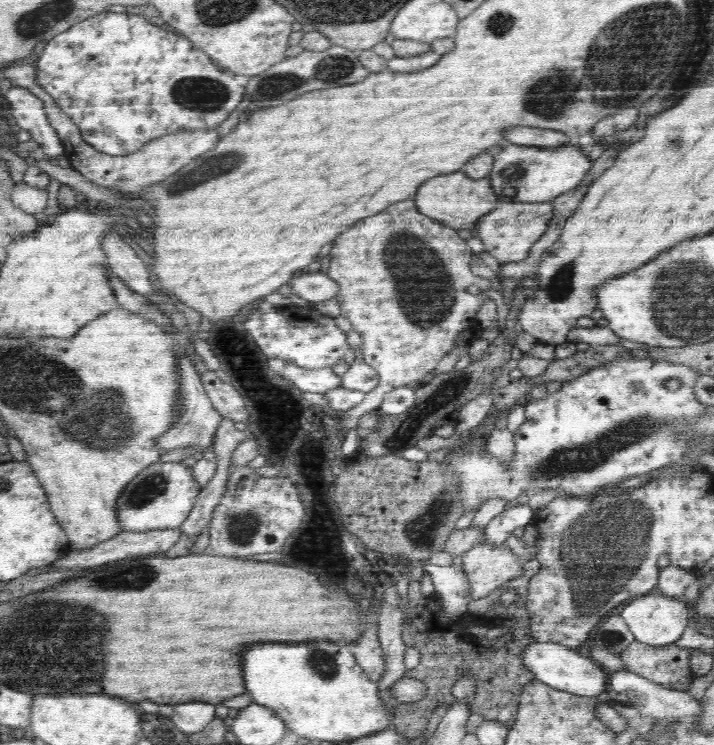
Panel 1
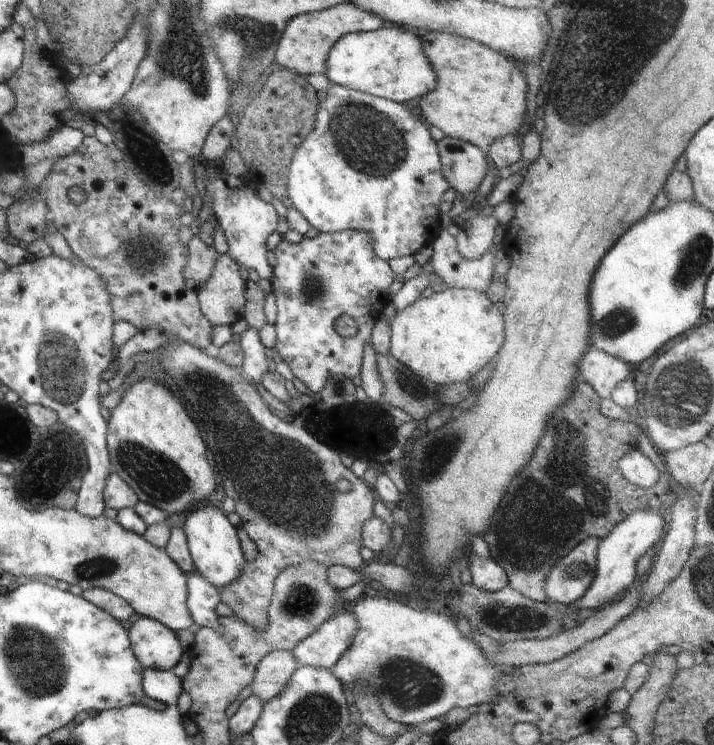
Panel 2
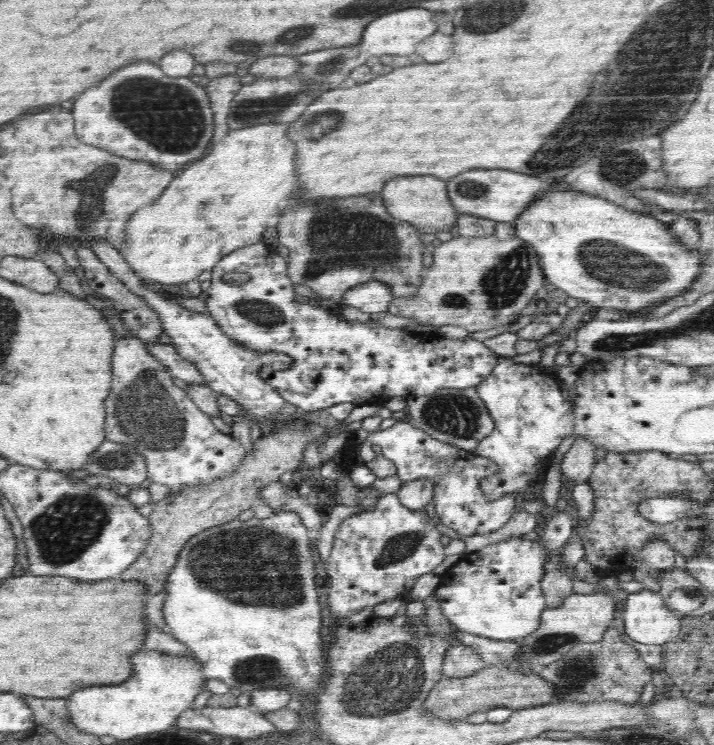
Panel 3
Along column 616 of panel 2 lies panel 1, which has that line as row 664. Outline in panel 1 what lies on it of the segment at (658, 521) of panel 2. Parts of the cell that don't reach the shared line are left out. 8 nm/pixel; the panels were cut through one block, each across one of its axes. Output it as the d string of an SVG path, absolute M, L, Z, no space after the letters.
M532 642L523 652L523 663L536 680L565 694L602 698L607 689L608 672L585 651L550 642Z

